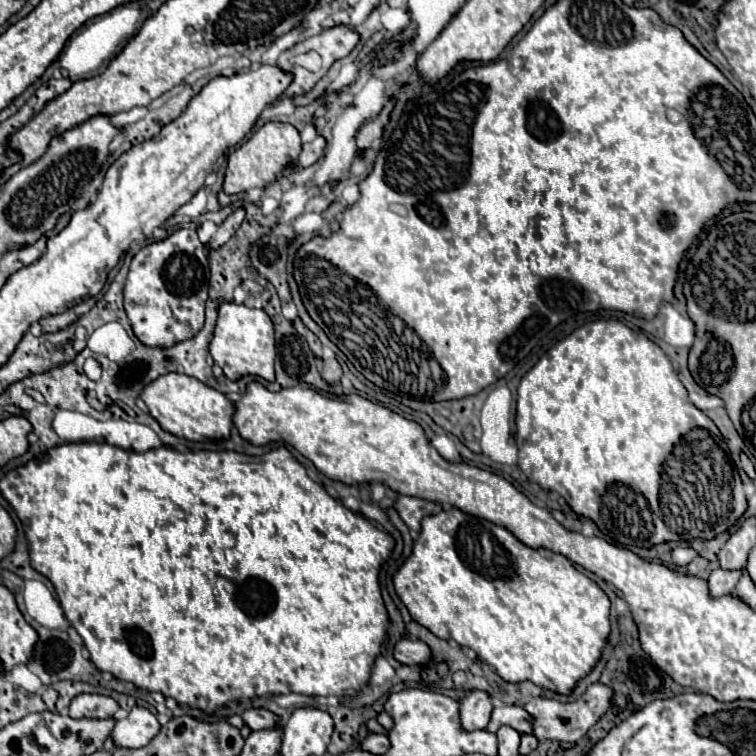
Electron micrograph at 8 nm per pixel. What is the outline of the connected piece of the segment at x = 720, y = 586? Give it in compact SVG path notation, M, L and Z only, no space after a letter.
M722 568L712 570L708 580L706 580L710 596L712 598L720 598L720 596L730 594L734 590L734 586L736 586L740 576L742 576L742 572L722 572Z

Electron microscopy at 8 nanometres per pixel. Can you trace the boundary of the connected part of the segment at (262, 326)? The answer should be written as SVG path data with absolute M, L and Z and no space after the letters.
M226 302L218 310L218 322L214 330L214 338L210 342L210 356L214 364L218 364L226 378L240 380L246 374L260 376L268 382L274 382L274 358L276 358L276 344L274 344L274 326L272 320L264 310L248 308L244 304Z

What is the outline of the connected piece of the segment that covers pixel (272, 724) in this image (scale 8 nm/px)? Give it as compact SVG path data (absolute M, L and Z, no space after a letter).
M250 708L242 714L242 718L252 730L268 730L280 726L280 718L264 708Z

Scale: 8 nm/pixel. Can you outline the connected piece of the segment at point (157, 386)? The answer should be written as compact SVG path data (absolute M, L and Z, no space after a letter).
M168 372L166 376L160 376L152 384L148 384L140 398L150 408L150 414L158 420L158 424L178 438L186 438L190 442L202 442L206 438L210 440L230 438L230 430L234 426L232 424L234 404L222 392L202 384L192 376Z

